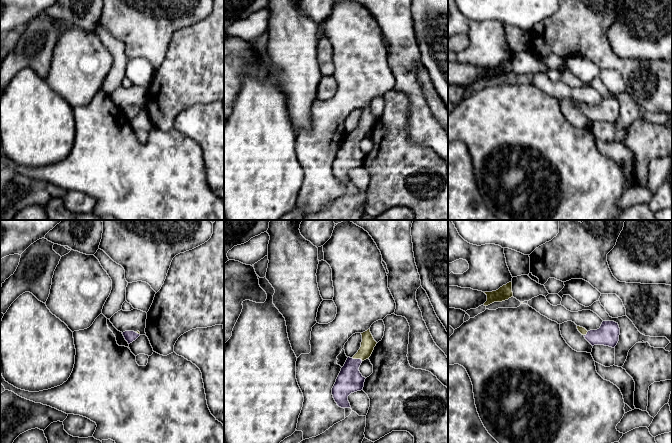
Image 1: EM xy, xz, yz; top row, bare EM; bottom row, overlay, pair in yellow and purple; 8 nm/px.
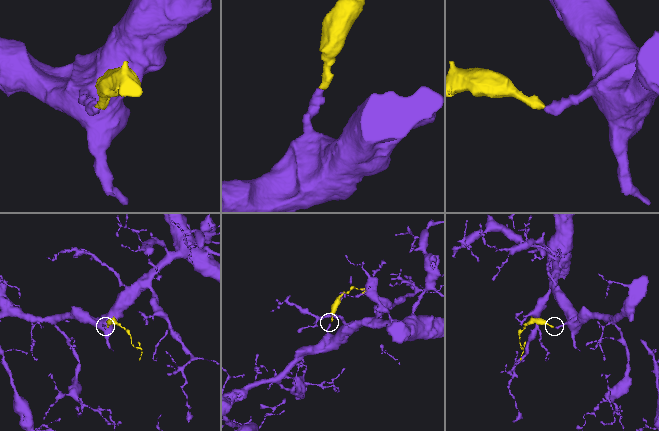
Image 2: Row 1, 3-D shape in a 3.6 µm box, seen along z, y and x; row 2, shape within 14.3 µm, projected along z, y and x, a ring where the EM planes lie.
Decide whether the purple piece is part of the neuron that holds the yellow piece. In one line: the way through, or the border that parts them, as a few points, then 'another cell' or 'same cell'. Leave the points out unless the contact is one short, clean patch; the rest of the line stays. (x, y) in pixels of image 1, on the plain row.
way xz (368, 119), (367, 124), (357, 134), (351, 142), (350, 156); same cell

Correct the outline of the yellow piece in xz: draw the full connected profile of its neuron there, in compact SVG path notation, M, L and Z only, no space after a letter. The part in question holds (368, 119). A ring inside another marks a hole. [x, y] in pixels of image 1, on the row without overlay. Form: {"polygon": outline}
{"polygon": "M370 105L361 109L361 111L360 125L352 134L347 134L332 164L333 174L341 184L351 184L348 172L351 169L363 166L366 154L360 149L359 143L364 136L369 135L377 120Z"}

